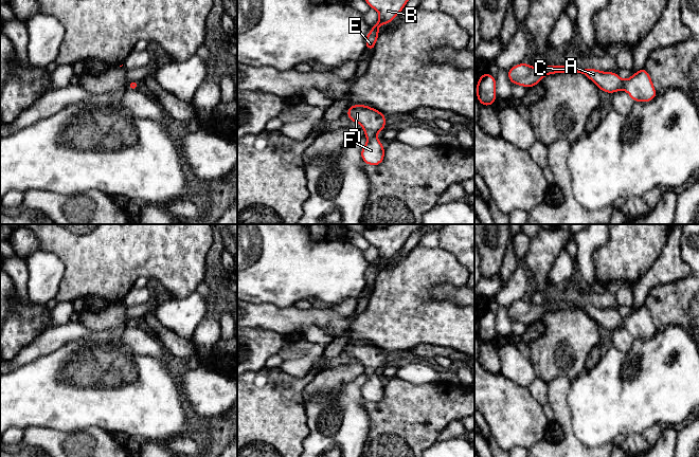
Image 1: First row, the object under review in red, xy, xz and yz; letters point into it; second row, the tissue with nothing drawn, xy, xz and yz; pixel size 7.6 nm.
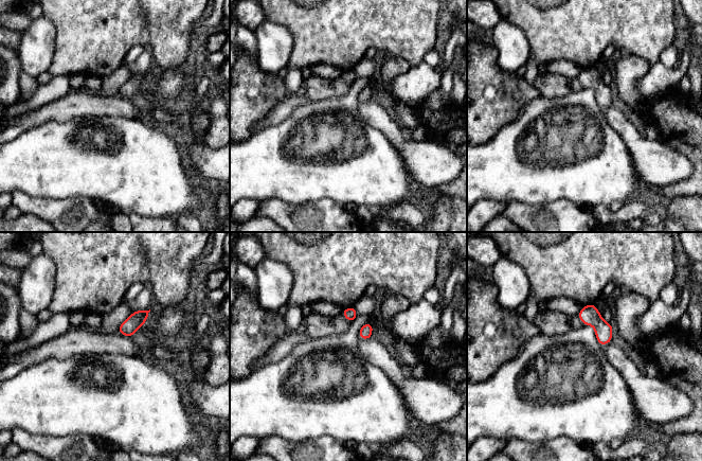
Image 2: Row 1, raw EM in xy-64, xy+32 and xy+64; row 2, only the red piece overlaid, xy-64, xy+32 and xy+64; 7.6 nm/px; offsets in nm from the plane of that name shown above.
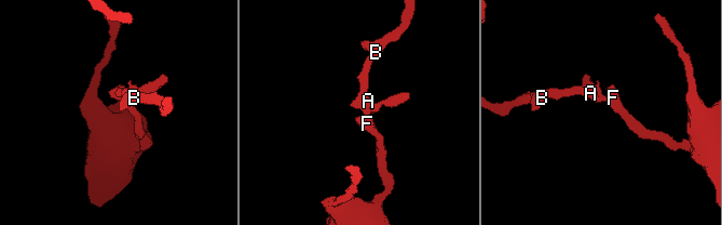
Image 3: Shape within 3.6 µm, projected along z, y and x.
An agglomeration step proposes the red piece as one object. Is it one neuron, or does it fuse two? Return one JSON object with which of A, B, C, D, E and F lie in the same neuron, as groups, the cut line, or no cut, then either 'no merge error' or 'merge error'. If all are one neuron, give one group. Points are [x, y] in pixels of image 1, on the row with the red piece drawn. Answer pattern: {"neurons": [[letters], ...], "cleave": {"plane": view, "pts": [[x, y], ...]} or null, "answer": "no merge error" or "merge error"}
{"neurons": [["A", "B", "C", "D", "E", "F"]], "cleave": null, "answer": "no merge error"}

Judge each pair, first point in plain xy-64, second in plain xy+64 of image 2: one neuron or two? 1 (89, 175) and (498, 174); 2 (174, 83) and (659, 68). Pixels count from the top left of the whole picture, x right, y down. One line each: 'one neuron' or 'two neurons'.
1: one neuron
2: one neuron

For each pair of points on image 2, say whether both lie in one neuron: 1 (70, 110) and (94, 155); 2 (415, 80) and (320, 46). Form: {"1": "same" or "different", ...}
{"1": "different", "2": "different"}

